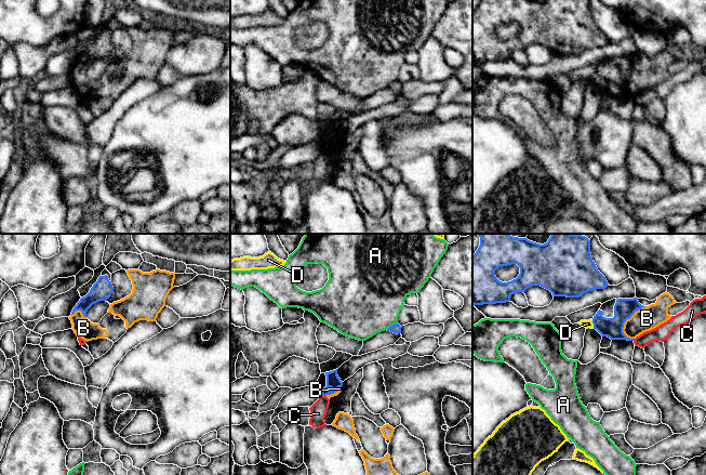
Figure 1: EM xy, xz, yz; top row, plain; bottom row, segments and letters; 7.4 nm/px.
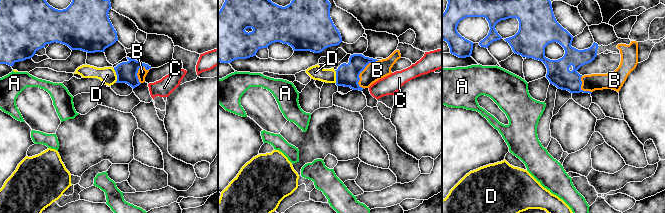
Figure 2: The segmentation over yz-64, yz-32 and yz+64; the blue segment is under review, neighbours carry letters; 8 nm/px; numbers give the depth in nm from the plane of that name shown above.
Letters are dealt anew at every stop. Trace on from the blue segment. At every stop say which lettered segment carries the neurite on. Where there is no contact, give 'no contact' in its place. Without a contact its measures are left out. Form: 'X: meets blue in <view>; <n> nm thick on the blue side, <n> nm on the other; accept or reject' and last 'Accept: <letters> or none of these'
A: meets blue in xz; 70 nm thick on the blue side, 480 nm on the other; reject
B: meets blue in yz; 160 nm thick on the blue side, 170 nm on the other; accept
C: meets blue in xz; 100 nm thick on the blue side, 120 nm on the other; reject
D: meets blue in yz; 150 nm thick on the blue side, 60 nm on the other; reject
Accept: B

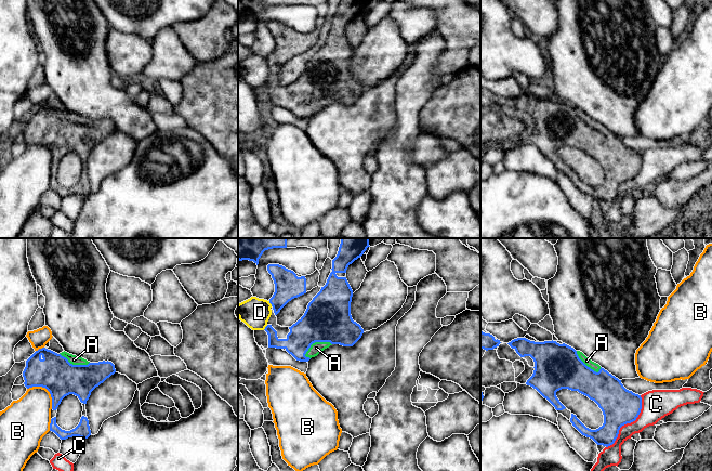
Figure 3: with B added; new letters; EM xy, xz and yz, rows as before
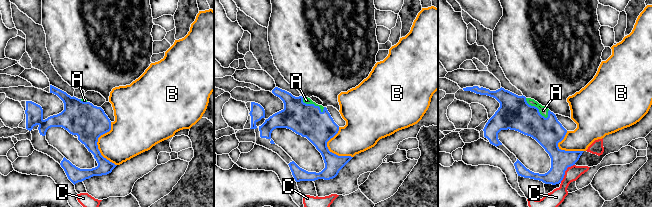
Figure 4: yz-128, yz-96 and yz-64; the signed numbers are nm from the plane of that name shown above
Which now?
A: meets blue in xz; 340 nm thick on the blue side, 90 nm on the other; accept
B: meets blue in xy; 260 nm thick on the blue side, 320 nm on the other; reject
C: meets blue in yz; 280 nm thick on the blue side, 220 nm on the other; reject
D: meets blue in xz; 200 nm thick on the blue side, 220 nm on the other; reject
Accept: A

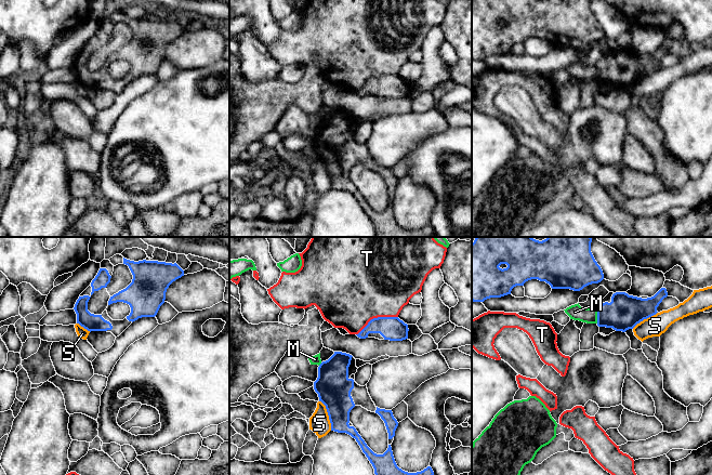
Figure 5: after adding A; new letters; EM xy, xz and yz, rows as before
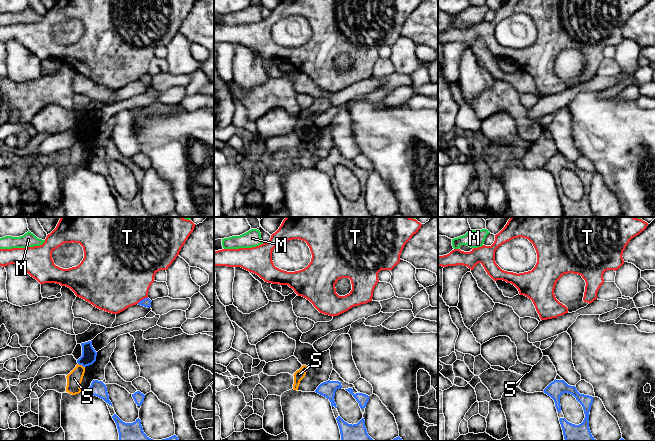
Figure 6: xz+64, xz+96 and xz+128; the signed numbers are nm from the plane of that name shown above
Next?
M: meets blue in yz; 260 nm thick on the blue side, 110 nm on the other; reject
S: meets blue in xz; 260 nm thick on the blue side, 160 nm on the other; reject
T: meets blue in xz; 180 nm thick on the blue side, 500 nm on the other; reject
Accept: none of these

